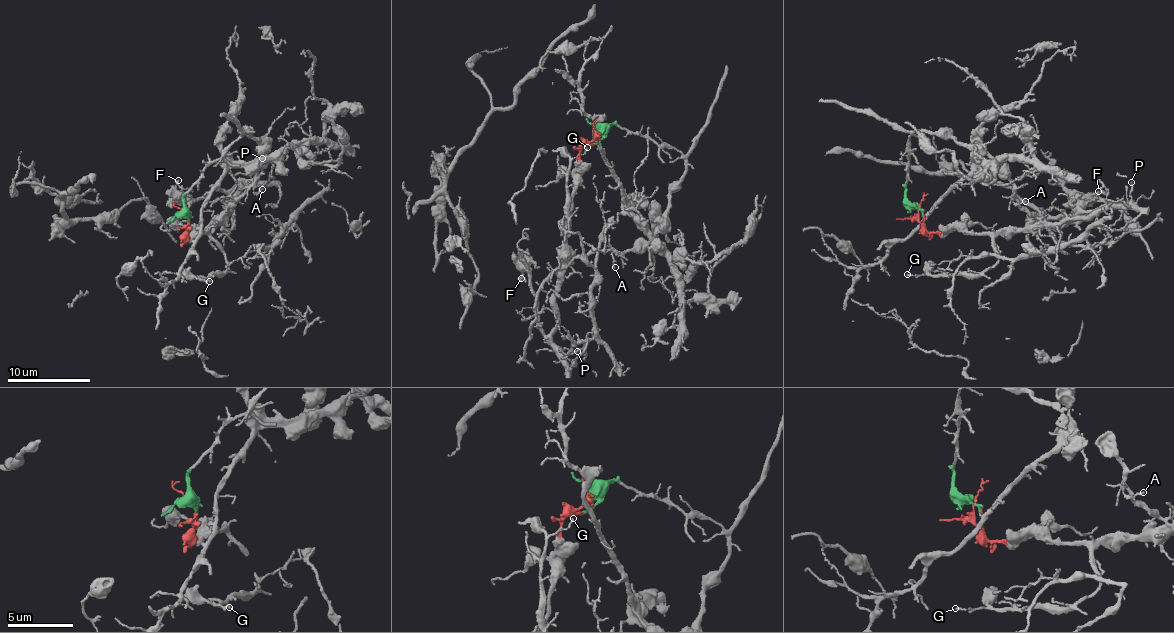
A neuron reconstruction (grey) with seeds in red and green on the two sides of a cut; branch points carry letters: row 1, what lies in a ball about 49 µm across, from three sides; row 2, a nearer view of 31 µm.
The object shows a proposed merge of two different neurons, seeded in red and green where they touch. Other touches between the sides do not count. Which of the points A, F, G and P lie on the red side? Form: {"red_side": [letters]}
{"red_side": ["F", "G", "P"]}

